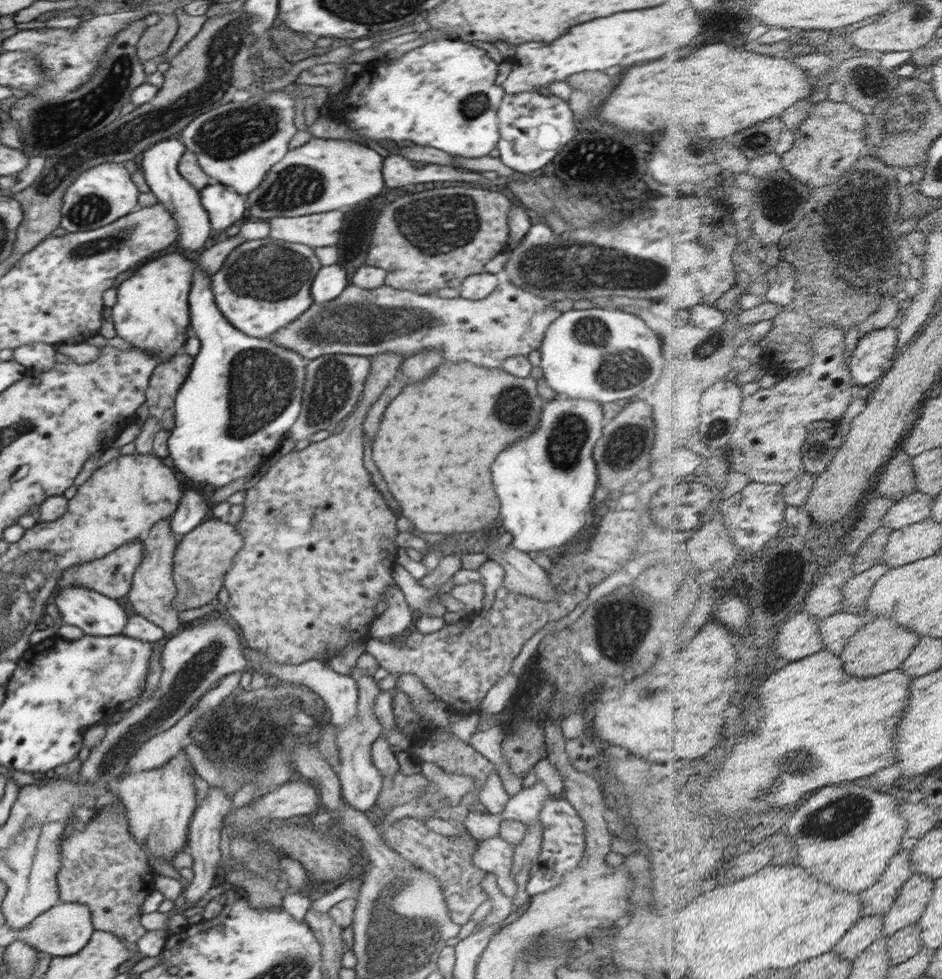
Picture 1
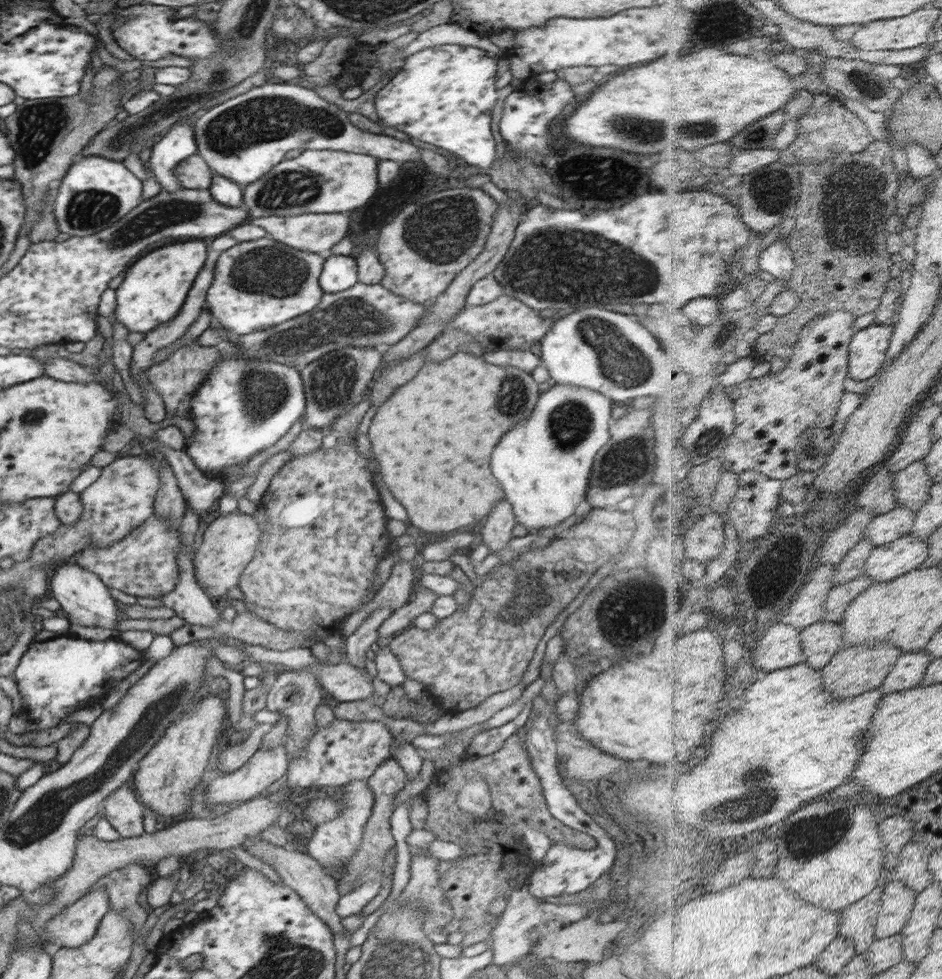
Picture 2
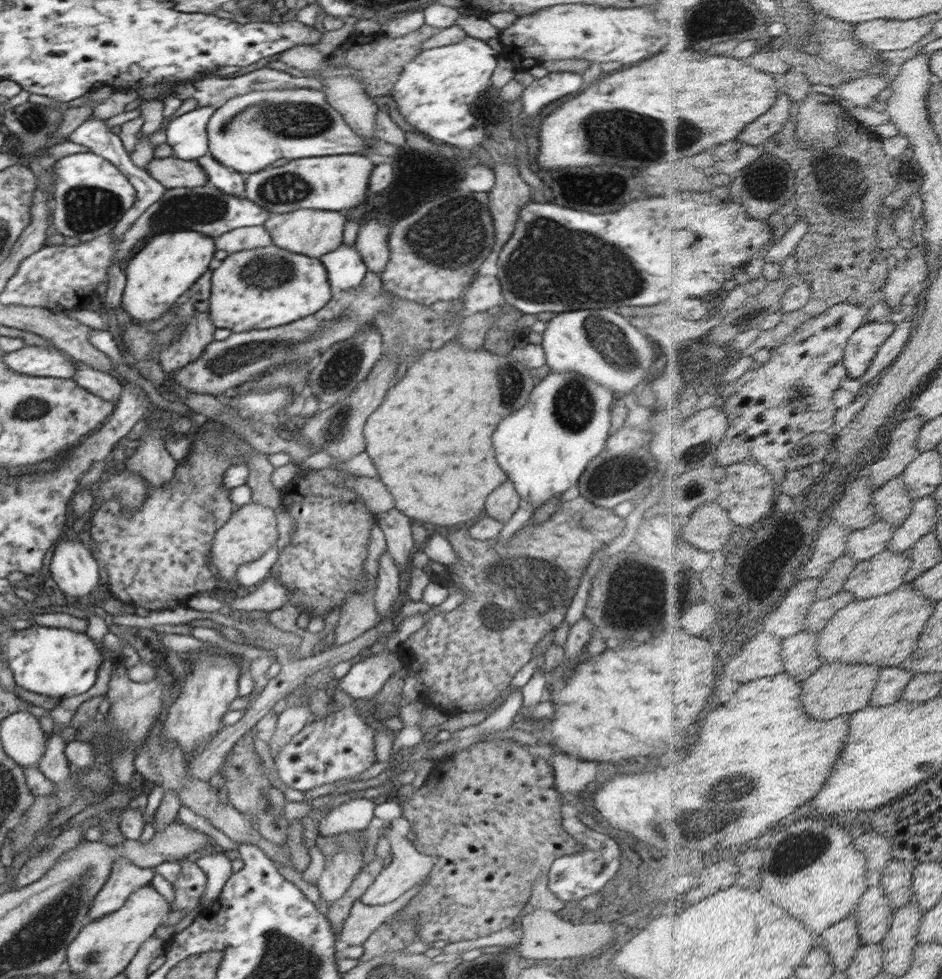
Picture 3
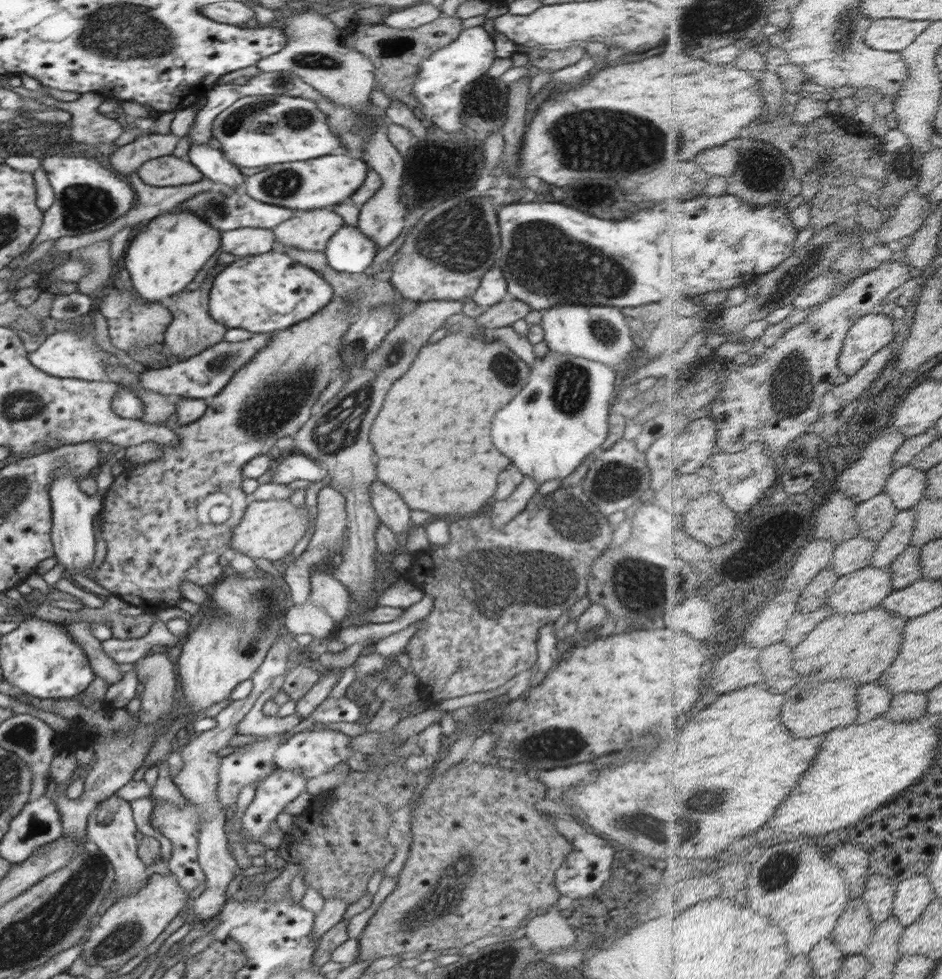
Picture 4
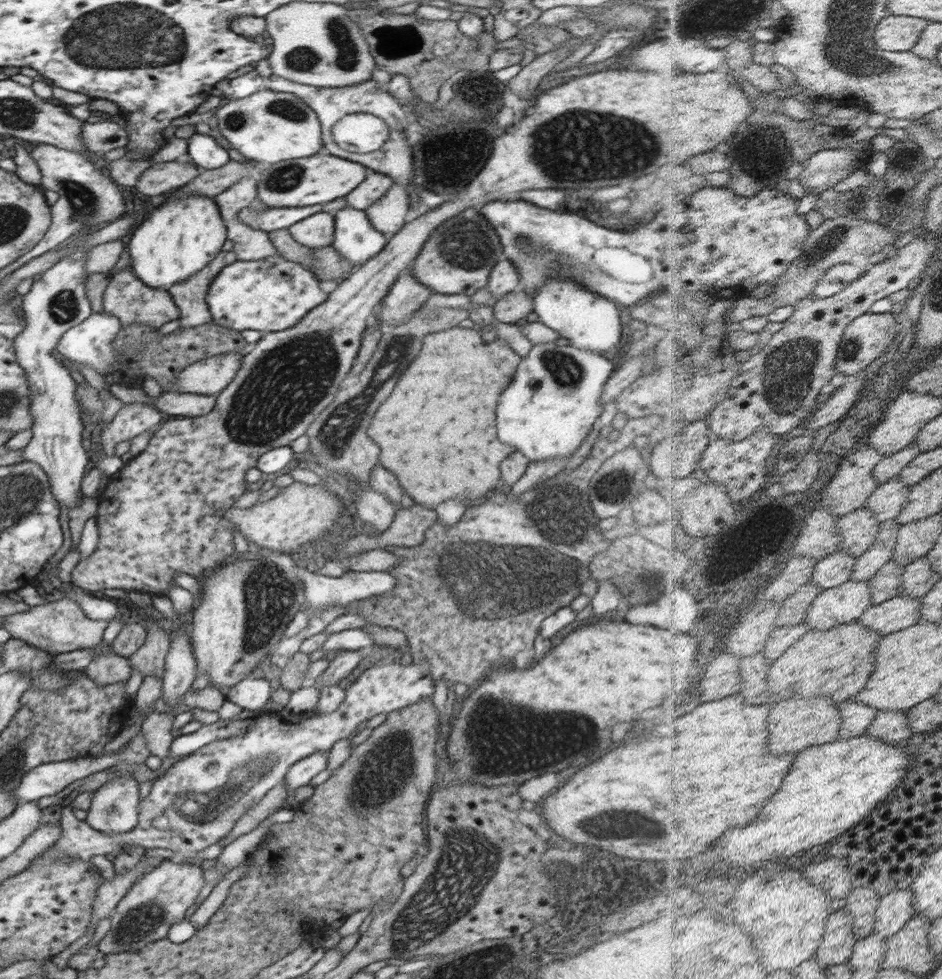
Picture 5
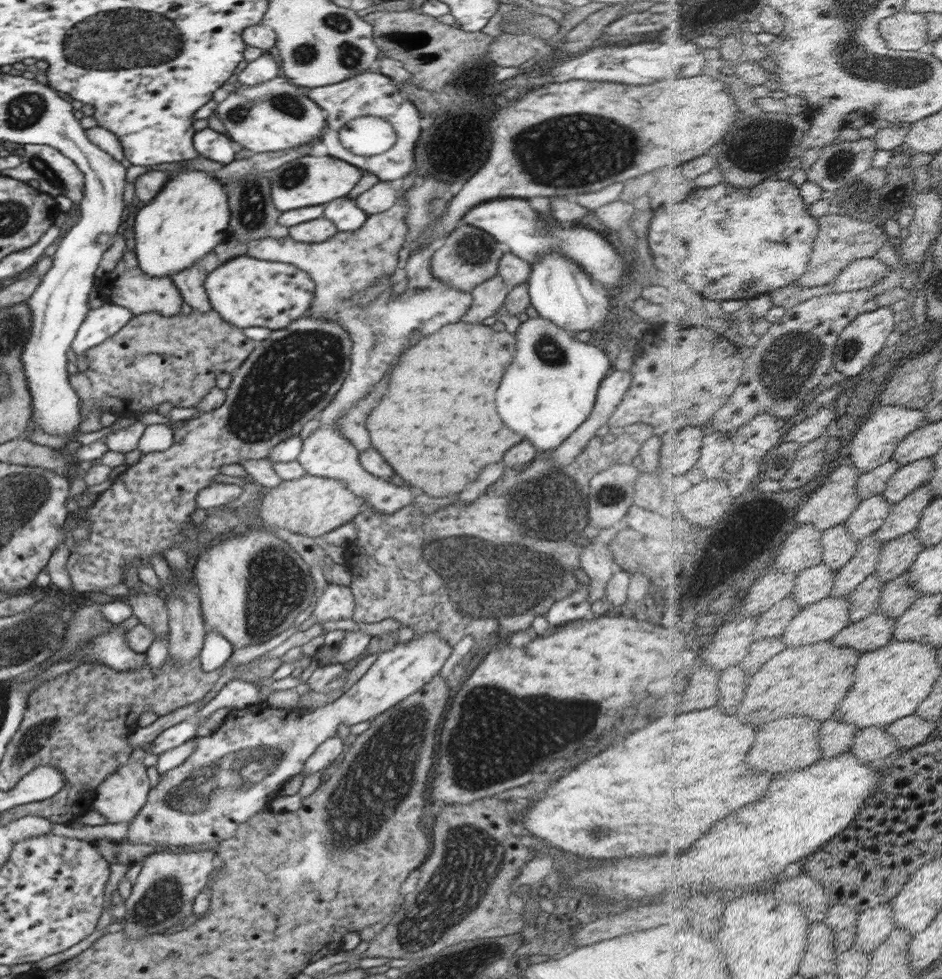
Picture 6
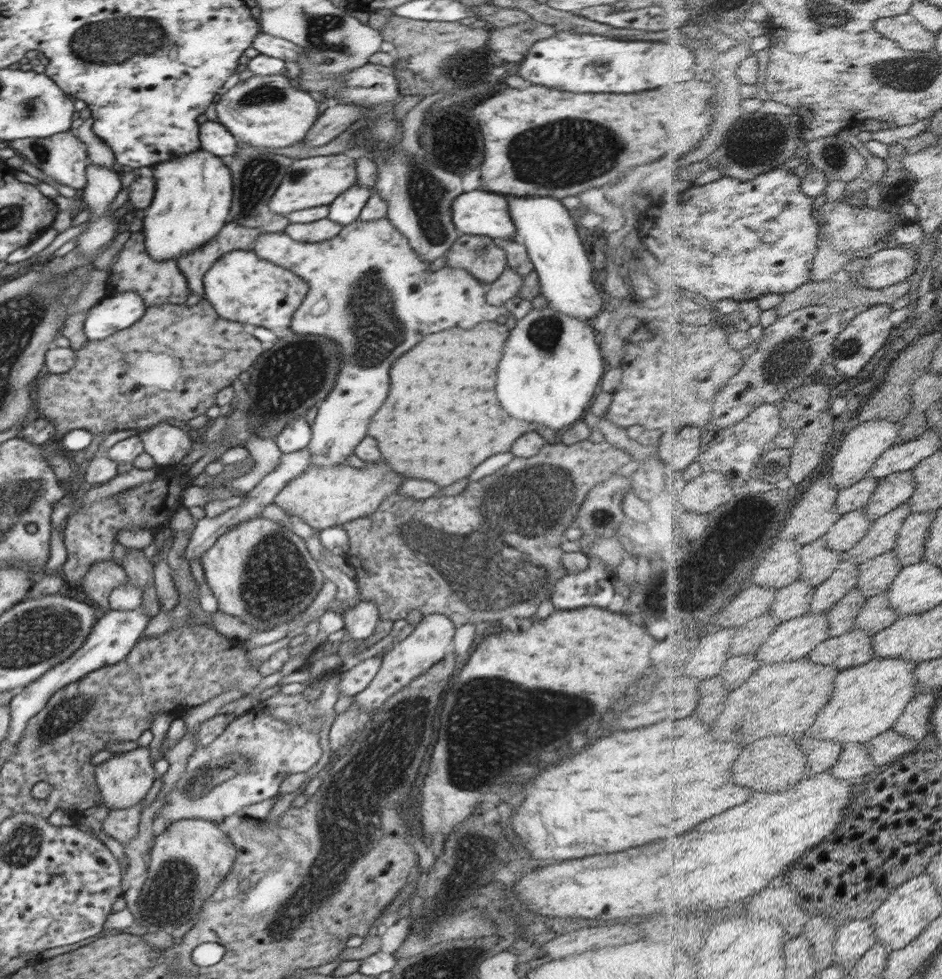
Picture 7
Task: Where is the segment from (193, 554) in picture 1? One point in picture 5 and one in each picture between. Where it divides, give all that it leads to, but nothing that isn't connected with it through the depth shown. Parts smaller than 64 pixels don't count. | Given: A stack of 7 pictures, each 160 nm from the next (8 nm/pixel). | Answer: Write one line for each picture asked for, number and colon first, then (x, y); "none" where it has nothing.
2: (230, 541)
3: (253, 528)
4: (270, 529)
5: (300, 513)

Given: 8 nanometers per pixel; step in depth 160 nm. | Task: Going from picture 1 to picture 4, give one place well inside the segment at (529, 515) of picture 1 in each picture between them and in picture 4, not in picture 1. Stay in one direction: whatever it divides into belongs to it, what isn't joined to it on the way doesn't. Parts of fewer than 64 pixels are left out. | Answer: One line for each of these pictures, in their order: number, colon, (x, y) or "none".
2: (543, 464)
3: (545, 447)
4: (561, 415)

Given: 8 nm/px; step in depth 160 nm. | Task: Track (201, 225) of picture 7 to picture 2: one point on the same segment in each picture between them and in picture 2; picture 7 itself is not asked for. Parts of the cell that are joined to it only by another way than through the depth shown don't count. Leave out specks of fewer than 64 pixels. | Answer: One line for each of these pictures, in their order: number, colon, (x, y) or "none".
2: (153, 290)
3: (158, 276)
4: (162, 259)
5: (173, 242)
6: (189, 218)

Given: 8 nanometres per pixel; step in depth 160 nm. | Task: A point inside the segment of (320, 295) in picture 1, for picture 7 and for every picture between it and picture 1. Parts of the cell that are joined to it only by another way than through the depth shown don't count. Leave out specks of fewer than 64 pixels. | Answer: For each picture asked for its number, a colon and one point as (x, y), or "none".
2: (339, 272)
3: (345, 268)
4: (349, 250)
5: (355, 238)
6: (345, 213)
7: (344, 210)

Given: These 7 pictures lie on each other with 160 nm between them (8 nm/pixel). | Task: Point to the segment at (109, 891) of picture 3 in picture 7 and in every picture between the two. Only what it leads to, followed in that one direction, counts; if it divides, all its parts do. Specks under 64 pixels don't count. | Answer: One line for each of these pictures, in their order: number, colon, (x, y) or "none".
4: (111, 826)
5: (114, 809)
6: (122, 794)
7: (124, 780)

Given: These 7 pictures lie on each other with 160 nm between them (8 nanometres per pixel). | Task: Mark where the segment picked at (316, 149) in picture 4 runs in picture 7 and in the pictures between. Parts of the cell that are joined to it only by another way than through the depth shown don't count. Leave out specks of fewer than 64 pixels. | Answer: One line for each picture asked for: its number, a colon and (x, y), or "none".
5: (268, 126)
6: (272, 116)
7: (264, 111)

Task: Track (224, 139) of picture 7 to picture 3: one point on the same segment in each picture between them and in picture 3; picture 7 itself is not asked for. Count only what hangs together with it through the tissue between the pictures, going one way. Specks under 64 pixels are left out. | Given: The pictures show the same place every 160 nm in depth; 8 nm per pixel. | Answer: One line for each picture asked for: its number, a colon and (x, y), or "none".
3: (231, 182)
4: (211, 162)
5: (206, 152)
6: (208, 143)

